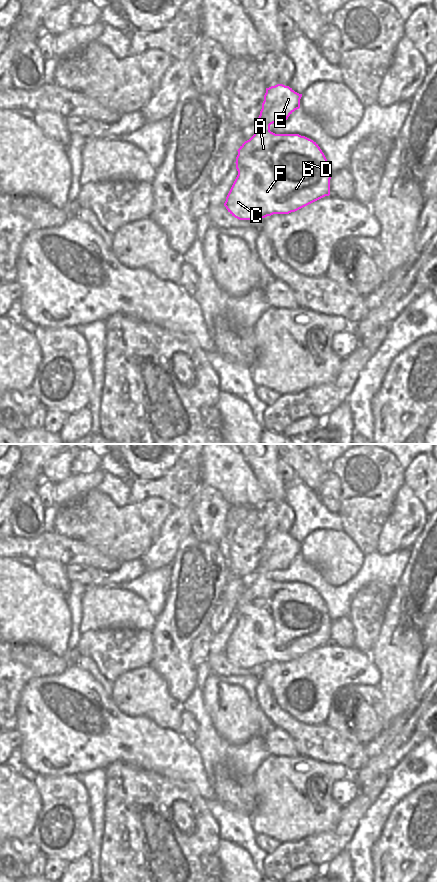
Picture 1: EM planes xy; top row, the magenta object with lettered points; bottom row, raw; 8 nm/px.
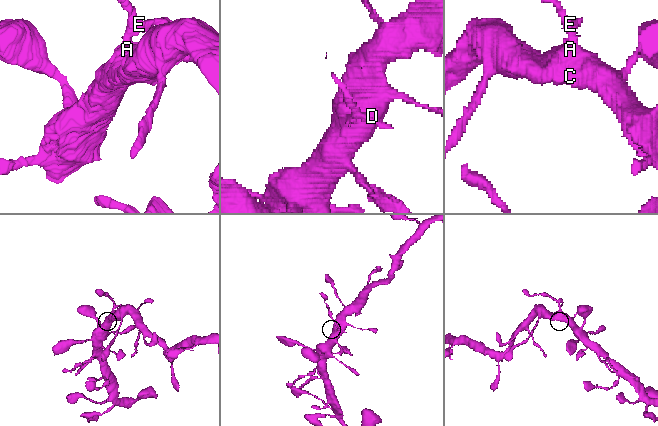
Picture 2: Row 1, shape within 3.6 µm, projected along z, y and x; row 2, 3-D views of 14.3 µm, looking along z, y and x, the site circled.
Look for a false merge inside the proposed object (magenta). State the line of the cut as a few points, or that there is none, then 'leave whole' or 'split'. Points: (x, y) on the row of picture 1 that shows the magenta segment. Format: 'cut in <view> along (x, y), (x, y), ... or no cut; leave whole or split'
no cut; leave whole

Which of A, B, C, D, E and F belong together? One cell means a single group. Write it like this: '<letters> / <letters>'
A B C D E F

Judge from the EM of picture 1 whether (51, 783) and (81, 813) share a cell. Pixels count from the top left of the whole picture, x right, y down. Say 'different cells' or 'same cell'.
same cell

